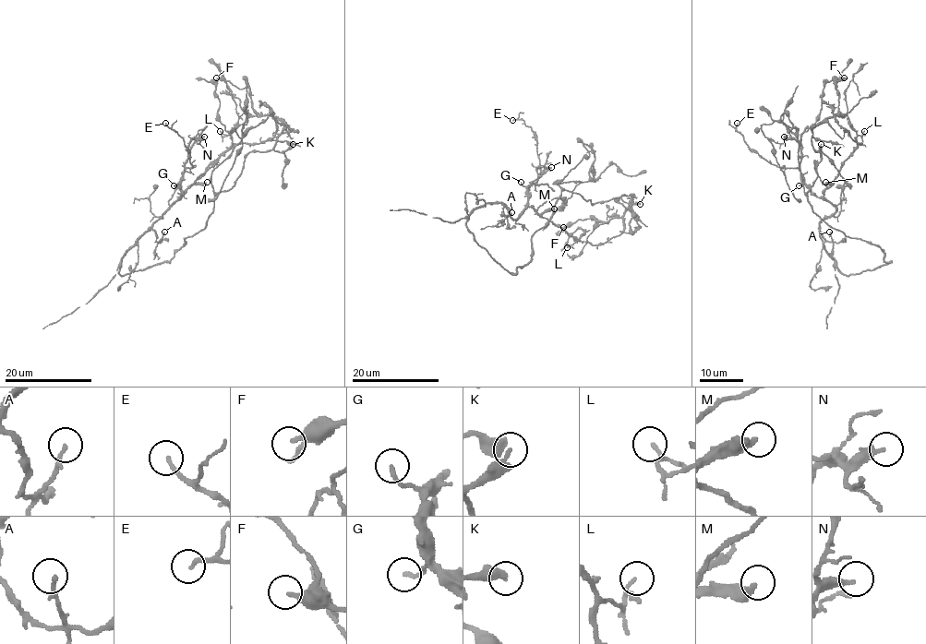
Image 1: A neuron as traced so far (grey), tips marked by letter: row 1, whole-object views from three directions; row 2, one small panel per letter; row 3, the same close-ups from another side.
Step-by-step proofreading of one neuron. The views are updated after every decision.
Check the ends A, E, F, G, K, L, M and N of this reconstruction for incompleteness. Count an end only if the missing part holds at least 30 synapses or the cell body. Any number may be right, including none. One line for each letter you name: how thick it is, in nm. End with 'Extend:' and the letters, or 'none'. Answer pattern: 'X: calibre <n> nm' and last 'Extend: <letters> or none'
M: calibre 360 nm
N: calibre 260 nm
Extend: M, N

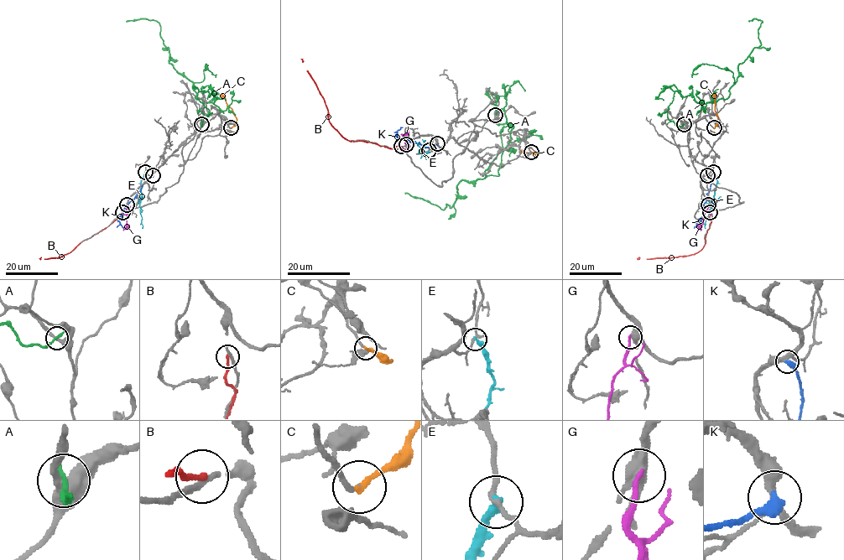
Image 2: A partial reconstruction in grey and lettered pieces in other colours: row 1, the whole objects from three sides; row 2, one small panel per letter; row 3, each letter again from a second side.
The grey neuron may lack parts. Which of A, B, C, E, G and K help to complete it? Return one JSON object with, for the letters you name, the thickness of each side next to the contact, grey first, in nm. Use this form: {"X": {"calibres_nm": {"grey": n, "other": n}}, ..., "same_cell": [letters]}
{"C": {"calibres_nm": {"grey": 180, "other": 200}}, "same_cell": ["C"]}

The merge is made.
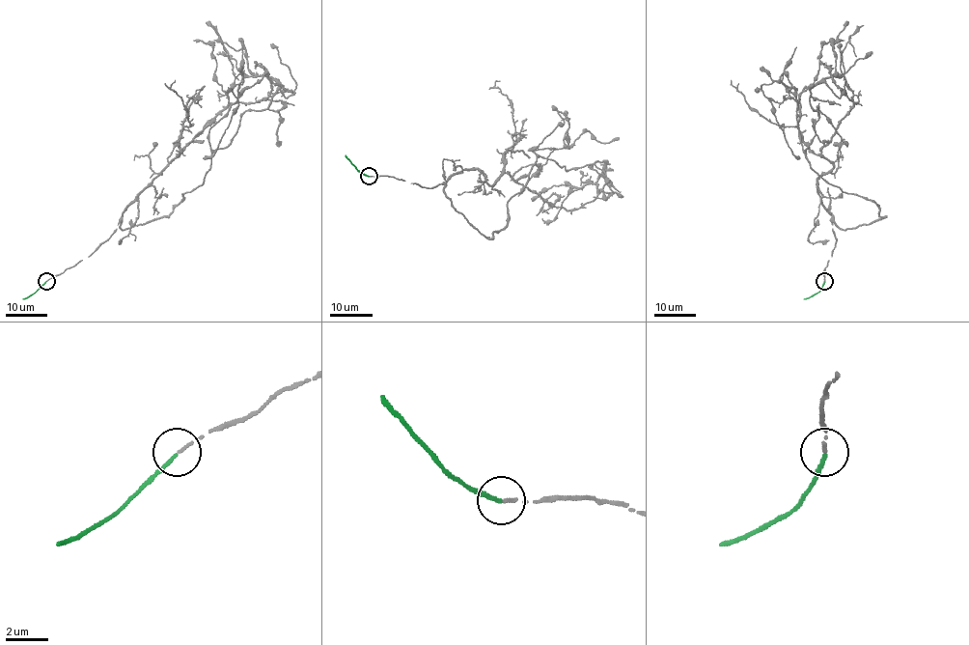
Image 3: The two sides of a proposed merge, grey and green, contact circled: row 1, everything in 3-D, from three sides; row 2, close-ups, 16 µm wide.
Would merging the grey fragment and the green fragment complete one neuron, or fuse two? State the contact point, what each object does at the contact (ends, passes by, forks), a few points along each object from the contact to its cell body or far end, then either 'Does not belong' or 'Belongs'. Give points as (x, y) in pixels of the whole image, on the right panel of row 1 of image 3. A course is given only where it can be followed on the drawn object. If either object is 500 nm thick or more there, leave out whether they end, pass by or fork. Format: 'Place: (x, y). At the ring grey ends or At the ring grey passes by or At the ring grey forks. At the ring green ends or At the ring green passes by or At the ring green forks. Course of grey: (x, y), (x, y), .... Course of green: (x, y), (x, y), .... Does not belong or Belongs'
Place: (824, 281). At the ring grey ends. At the ring green ends. Course of grey: (825, 281), (832, 222), (855, 229), (885, 217), (811, 168), (795, 97), (781, 82), (762, 84), (798, 158). Course of green: (825, 281), (817, 293), (804, 298). Belongs

